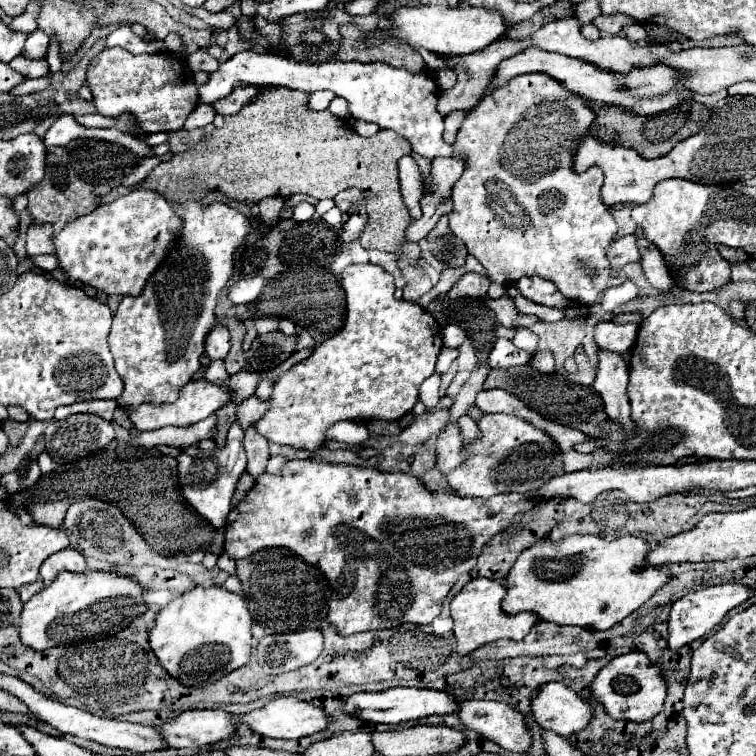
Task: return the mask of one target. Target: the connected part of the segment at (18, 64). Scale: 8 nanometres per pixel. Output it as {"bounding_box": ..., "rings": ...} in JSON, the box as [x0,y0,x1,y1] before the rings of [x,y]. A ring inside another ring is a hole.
{"bounding_box":[9,56,49,78],"rings":[[[17,56],[17,58],[13,58],[13,60],[9,62],[9,66],[11,66],[15,72],[23,74],[23,78],[43,78],[43,76],[49,74],[49,70],[47,70],[47,60],[29,60],[29,58],[25,58],[25,56]]]}

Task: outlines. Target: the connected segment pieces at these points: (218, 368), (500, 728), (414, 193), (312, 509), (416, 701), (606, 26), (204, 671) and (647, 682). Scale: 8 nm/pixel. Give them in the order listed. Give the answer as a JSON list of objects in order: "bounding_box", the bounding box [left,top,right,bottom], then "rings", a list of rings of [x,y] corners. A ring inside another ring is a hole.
[{"bounding_box":[205,362,229,385],"rings":[[[211,362],[211,366],[205,372],[205,378],[218,385],[228,385],[229,374],[227,374],[223,362]]]},{"bounding_box":[457,700,531,754],"rings":[[[463,700],[457,716],[467,728],[479,732],[507,752],[525,754],[531,748],[531,734],[525,726],[525,716],[505,702]]]},{"bounding_box":[399,156,423,220],"rings":[[[405,156],[399,160],[399,182],[401,182],[401,196],[405,200],[405,206],[409,208],[409,214],[413,220],[421,218],[421,198],[423,198],[423,176],[419,172],[417,162],[411,156]]]},{"bounding_box":[225,460,537,636],"rings":[[[289,460],[283,470],[279,474],[261,474],[255,480],[255,486],[247,492],[245,500],[239,502],[227,518],[227,526],[225,526],[225,552],[231,560],[241,560],[247,558],[259,550],[265,548],[287,548],[293,554],[297,554],[303,562],[319,568],[323,572],[323,576],[329,580],[331,586],[331,598],[329,598],[329,612],[327,612],[327,620],[337,628],[337,632],[341,636],[349,636],[349,634],[359,634],[359,632],[367,632],[367,630],[379,630],[379,628],[393,628],[399,626],[403,622],[411,622],[411,624],[431,624],[439,612],[441,612],[441,604],[445,600],[445,596],[449,594],[449,590],[455,586],[455,582],[459,580],[461,574],[471,572],[477,556],[481,552],[481,548],[499,532],[505,530],[505,524],[511,522],[515,516],[529,512],[537,502],[529,496],[523,494],[499,494],[493,496],[491,500],[479,500],[479,498],[461,498],[457,494],[443,494],[443,492],[429,492],[417,478],[413,478],[411,474],[383,474],[379,470],[371,470],[371,468],[359,468],[359,466],[347,466],[347,464],[325,464],[325,462],[317,462],[317,460]]]},{"bounding_box":[345,688,459,724],"rings":[[[391,688],[385,692],[359,692],[347,698],[345,702],[345,714],[365,720],[365,722],[387,722],[387,724],[399,724],[409,720],[427,718],[433,714],[455,714],[459,710],[459,698],[453,694],[447,694],[443,690],[427,690],[427,688]]]},{"bounding_box":[593,14,637,34],"rings":[[[609,14],[609,16],[599,16],[593,20],[593,24],[601,30],[601,32],[609,32],[609,34],[619,34],[625,26],[637,24],[635,18],[627,18],[623,14]]]},{"bounding_box":[149,586,251,686],"rings":[[[195,586],[181,596],[173,598],[155,618],[155,626],[149,630],[149,646],[155,652],[159,664],[173,674],[185,686],[207,686],[211,682],[221,680],[229,672],[245,666],[251,656],[251,614],[243,596],[227,592],[221,586]]]},{"bounding_box":[593,652,667,722],"rings":[[[629,652],[615,656],[593,680],[593,698],[601,702],[607,712],[617,720],[645,722],[663,710],[667,696],[667,682],[663,678],[663,668],[653,664],[645,652]]]}]

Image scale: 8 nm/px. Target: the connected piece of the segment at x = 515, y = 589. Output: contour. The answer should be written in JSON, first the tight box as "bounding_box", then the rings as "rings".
{"bounding_box":[501,536,669,630],"rings":[[[567,536],[559,542],[543,538],[533,546],[525,548],[515,560],[511,572],[505,578],[507,594],[501,602],[501,608],[507,614],[533,612],[537,618],[553,624],[573,624],[589,630],[609,630],[639,606],[643,606],[669,578],[667,568],[653,568],[645,562],[649,544],[637,536],[623,536],[617,540],[605,540],[599,536]]]}

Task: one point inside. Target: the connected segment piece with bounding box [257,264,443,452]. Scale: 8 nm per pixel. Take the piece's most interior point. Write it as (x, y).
(372, 368)

